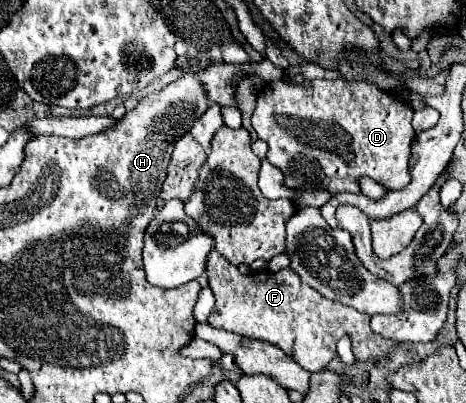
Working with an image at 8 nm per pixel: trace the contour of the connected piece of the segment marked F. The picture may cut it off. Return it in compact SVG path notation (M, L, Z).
M214 250L208 256L206 274L216 296L216 306L208 316L208 324L248 336L252 340L270 342L290 354L308 372L324 370L324 366L336 356L336 342L344 335L352 340L355 359L364 362L380 362L386 358L388 348L396 344L372 332L368 314L320 296L320 292L304 284L296 272L290 272L290 268L276 274L268 270L250 270L248 274L242 274L224 256L220 256L220 252Z

